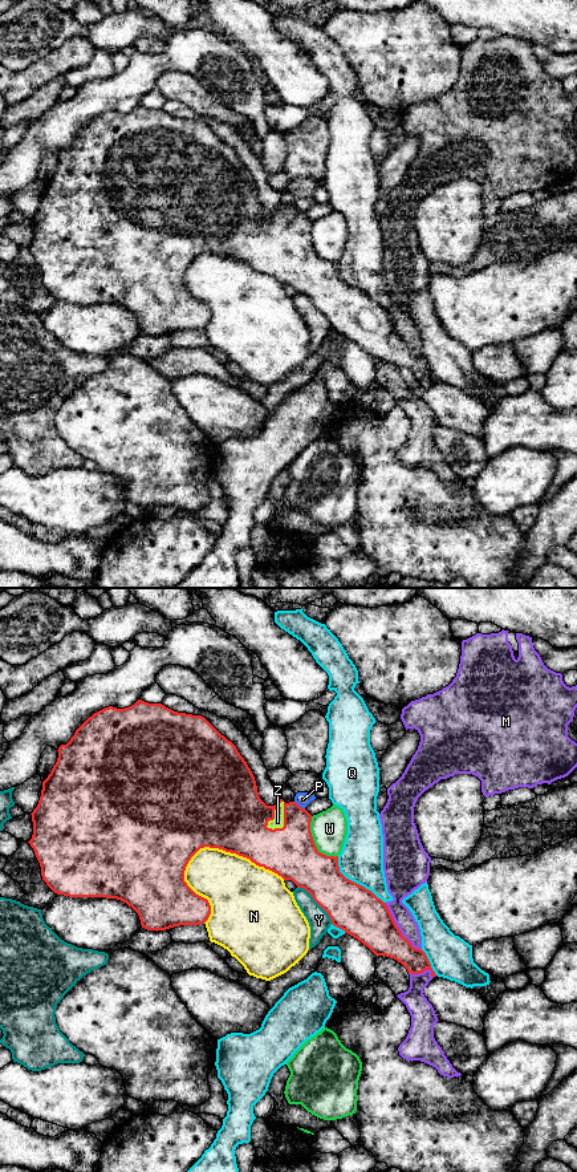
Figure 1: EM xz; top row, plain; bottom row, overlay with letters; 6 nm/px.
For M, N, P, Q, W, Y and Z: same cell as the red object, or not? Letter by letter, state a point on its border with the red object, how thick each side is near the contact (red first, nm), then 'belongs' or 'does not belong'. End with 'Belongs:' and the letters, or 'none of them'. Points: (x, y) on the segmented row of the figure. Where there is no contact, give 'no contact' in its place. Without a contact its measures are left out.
M: contact xz (398, 928); calibres 280 and 140 nm; does not belong
N: contact xz (231, 852); calibres 440 and 380 nm; does not belong
P: contact xz (299, 806); calibres 260 and 90 nm; does not belong
Q: contact xz (356, 883); calibres 280 and 280 nm; does not belong
W: contact xz (313, 843); calibres 300 and 220 nm; does not belong
Y: contact xz (316, 901); calibres 280 and 130 nm; does not belong
Z: contact xz (273, 815); calibres 400 and 70 nm; belongs
Belongs: Z

